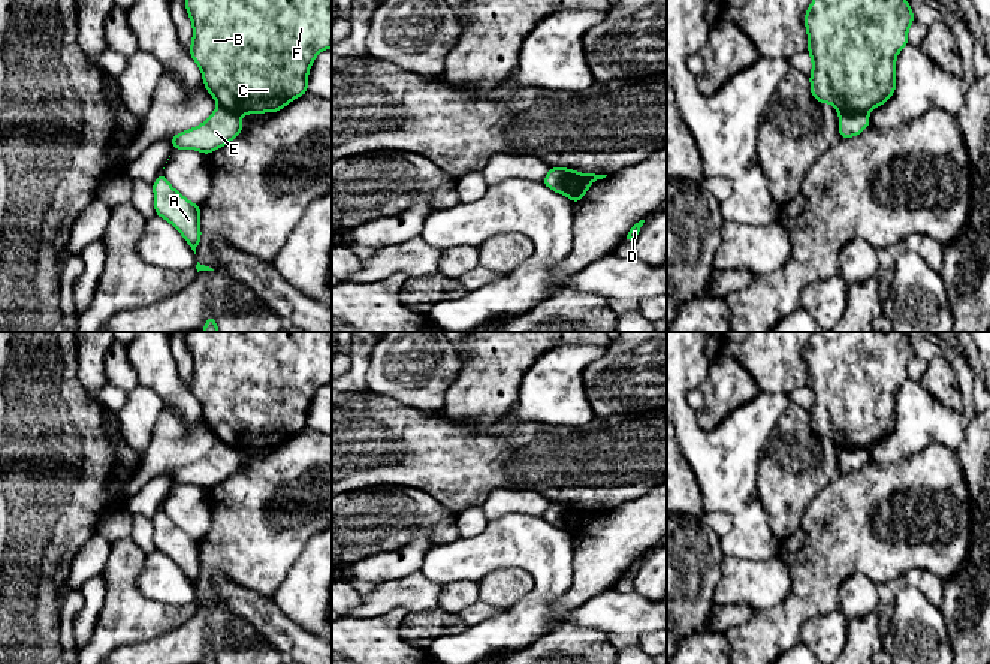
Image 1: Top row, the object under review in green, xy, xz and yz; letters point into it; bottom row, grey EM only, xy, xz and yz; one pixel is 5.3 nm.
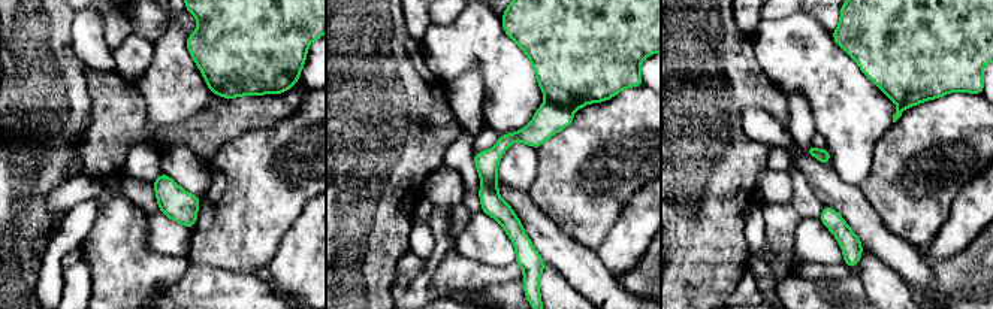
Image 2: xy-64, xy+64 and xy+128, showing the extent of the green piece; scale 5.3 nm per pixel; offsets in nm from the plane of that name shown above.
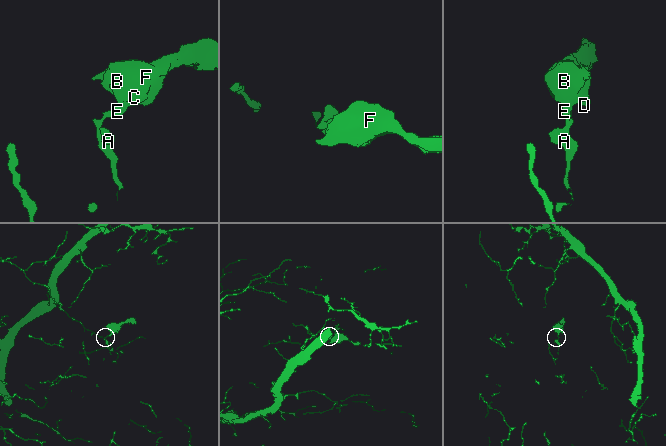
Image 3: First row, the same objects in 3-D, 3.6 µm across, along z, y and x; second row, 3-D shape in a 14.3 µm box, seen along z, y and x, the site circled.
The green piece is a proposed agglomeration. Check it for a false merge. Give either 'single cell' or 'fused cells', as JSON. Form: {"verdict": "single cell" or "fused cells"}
{"verdict": "fused cells"}

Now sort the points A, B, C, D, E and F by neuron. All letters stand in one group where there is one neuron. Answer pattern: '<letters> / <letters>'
A E / B C D F

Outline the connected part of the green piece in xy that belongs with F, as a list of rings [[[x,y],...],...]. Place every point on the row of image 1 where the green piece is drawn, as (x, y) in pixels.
[[[185,0],[185,9],[193,24],[190,55],[200,67],[203,85],[218,106],[236,114],[277,112],[308,91],[308,70],[319,52],[332,48],[332,0]]]

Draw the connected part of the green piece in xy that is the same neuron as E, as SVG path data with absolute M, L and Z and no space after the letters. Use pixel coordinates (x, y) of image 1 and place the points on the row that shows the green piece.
M218 106L205 123L175 135L170 141L173 150L190 148L211 154L242 133L241 115Z

